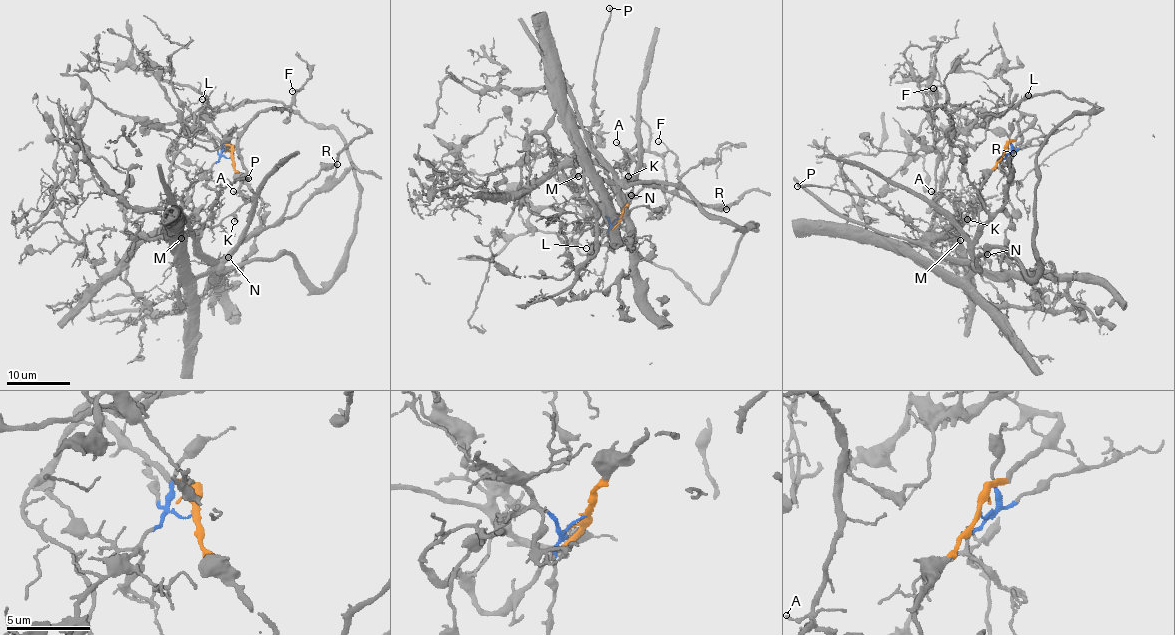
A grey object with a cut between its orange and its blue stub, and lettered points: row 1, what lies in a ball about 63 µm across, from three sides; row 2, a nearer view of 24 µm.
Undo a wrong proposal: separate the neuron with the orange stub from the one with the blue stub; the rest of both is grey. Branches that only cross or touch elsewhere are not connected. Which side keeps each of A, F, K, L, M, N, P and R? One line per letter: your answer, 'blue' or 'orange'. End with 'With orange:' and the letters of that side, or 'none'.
A: orange
F: orange
K: blue
L: orange
M: blue
N: orange
P: blue
R: orange
With orange: A, F, L, N, R

